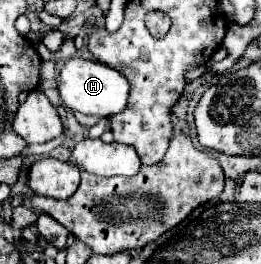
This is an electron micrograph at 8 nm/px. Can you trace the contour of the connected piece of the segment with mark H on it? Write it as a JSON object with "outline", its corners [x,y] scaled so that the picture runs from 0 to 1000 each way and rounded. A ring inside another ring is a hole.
{"outline":[[[295,212],[295,220],[257,227],[226,280],[226,364],[249,386],[249,402],[272,409],[280,424],[418,447],[418,439],[464,432],[487,409],[494,311],[464,273],[448,273],[387,235]]]}

